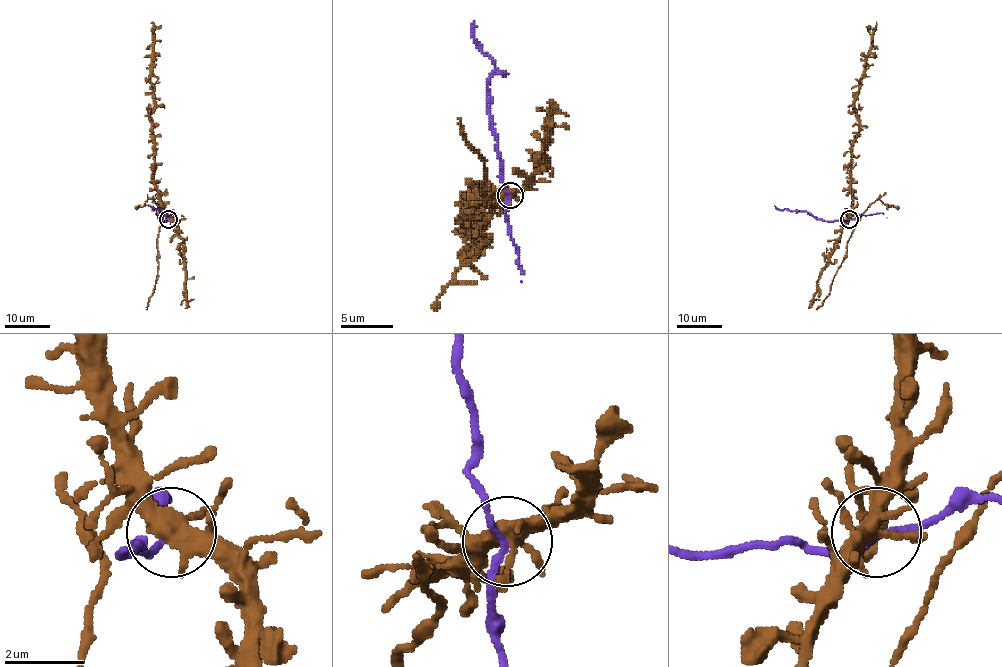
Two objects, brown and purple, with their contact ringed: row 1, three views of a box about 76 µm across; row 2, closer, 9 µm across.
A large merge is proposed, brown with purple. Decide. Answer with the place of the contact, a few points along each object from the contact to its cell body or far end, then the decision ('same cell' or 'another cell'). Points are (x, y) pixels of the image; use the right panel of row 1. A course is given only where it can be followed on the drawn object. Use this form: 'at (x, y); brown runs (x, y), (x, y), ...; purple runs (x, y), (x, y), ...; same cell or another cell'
at (849, 219); brown runs (849, 218), (852, 209), (851, 143), (858, 131), (855, 96), (873, 31), (866, 26); purple runs (849, 218), (823, 221), (806, 212), (774, 206); same cell

